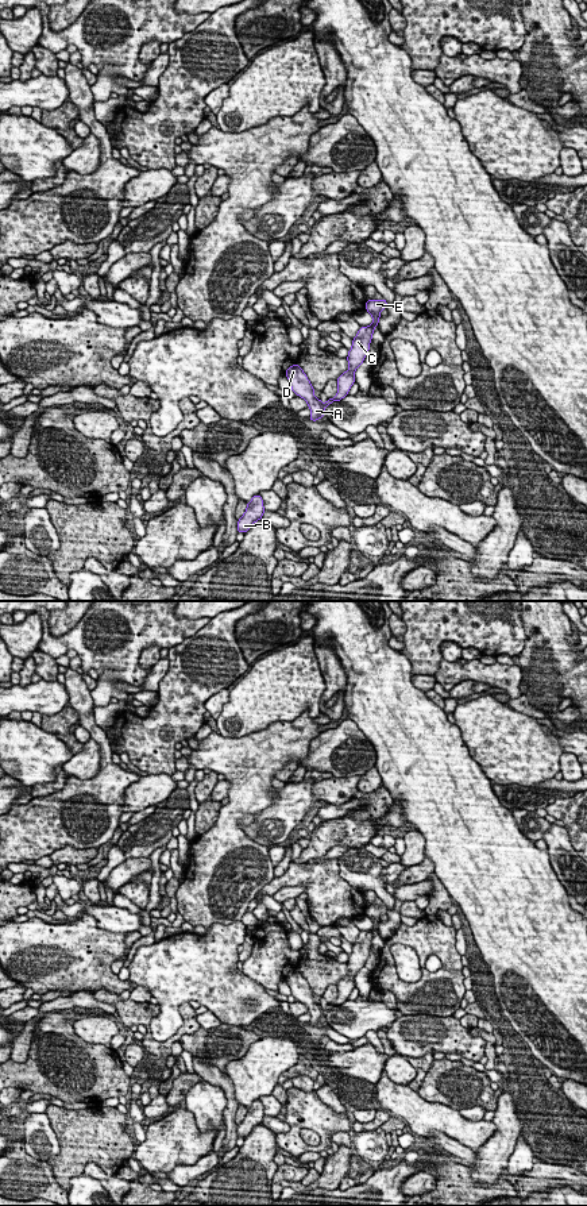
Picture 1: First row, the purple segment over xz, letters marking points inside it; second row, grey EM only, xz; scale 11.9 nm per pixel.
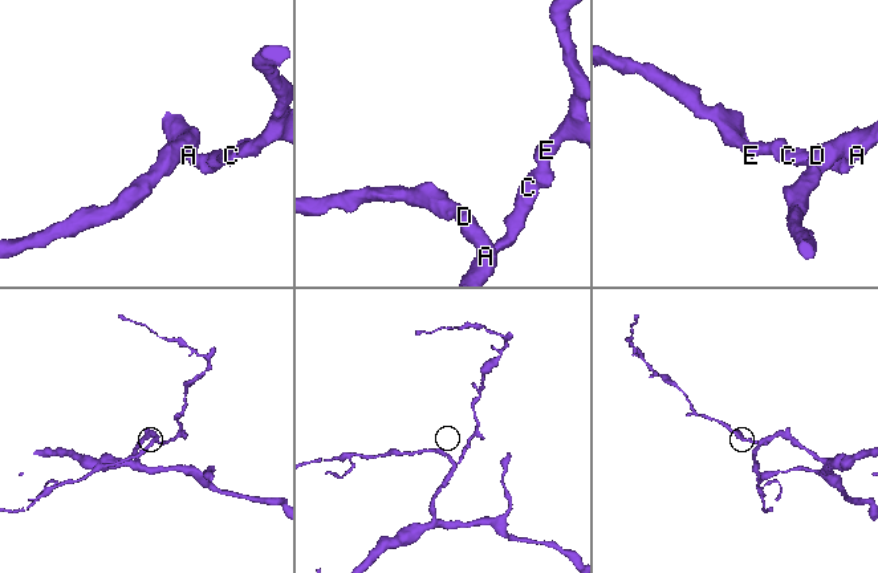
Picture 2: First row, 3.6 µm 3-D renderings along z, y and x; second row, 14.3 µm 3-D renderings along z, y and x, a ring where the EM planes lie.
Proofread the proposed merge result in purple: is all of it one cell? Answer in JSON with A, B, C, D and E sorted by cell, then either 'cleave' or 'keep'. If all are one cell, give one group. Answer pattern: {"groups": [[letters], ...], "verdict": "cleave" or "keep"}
{"groups": [["A", "B", "C", "D", "E"]], "verdict": "keep"}

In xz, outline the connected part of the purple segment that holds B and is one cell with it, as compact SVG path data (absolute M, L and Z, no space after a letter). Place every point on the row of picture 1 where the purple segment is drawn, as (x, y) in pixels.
M256 494L247 504L244 515L237 520L237 532L246 533L255 521L260 520L264 513L263 500Z

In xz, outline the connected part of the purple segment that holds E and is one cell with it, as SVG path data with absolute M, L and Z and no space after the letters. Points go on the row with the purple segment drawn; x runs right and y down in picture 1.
M367 300L366 311L372 316L372 324L367 327L360 327L356 336L352 339L352 347L348 351L348 365L350 369L340 374L337 378L337 394L333 398L328 398L327 402L321 402L320 398L314 397L314 389L308 379L304 370L296 363L290 366L285 375L290 381L291 390L304 398L310 408L309 419L316 421L323 419L324 409L333 401L340 401L348 394L348 390L355 384L355 370L364 362L364 358L370 350L370 342L372 339L374 328L378 327L381 311L387 308L387 301L383 300Z

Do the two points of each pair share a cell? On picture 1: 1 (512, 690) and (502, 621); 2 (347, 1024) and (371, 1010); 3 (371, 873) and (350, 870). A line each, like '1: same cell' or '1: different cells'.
1: different cells
2: same cell
3: same cell

